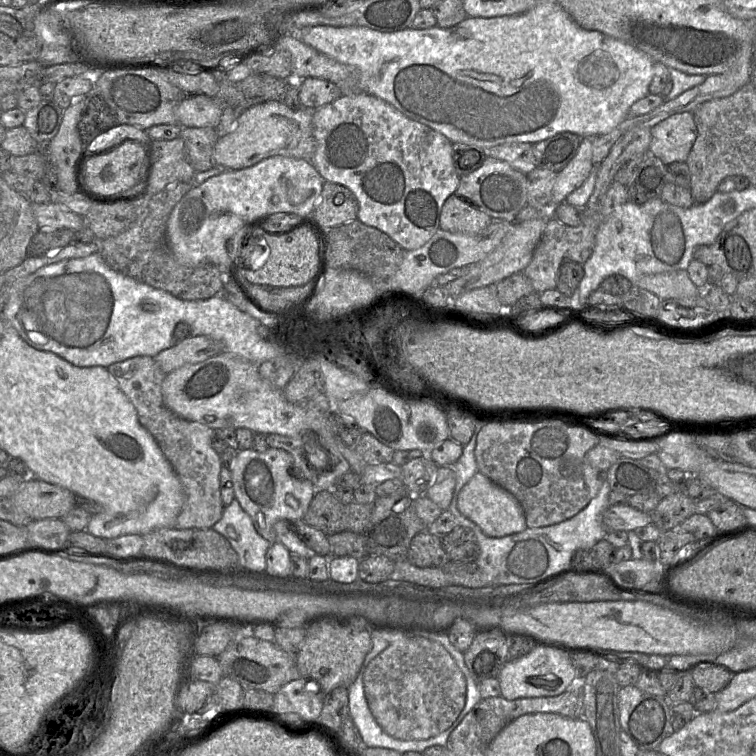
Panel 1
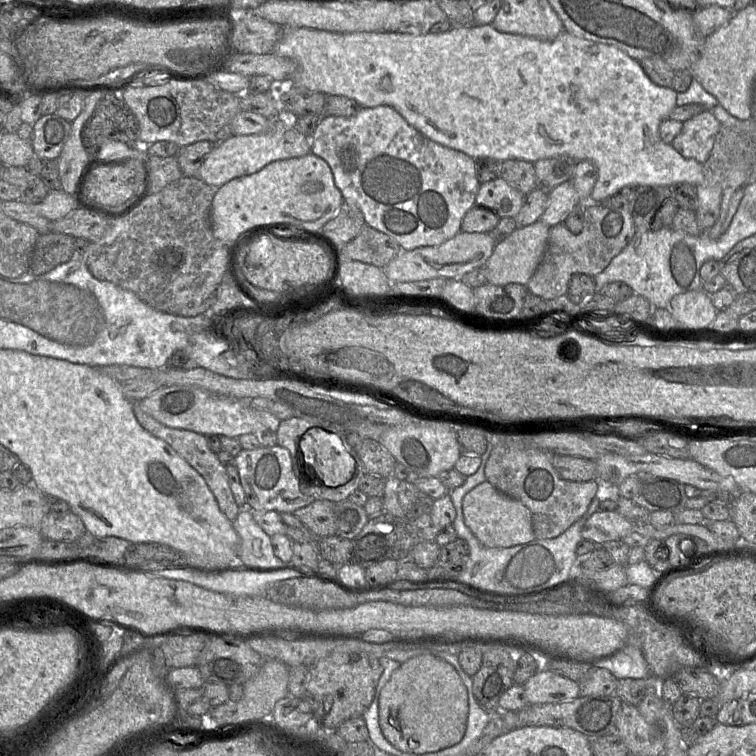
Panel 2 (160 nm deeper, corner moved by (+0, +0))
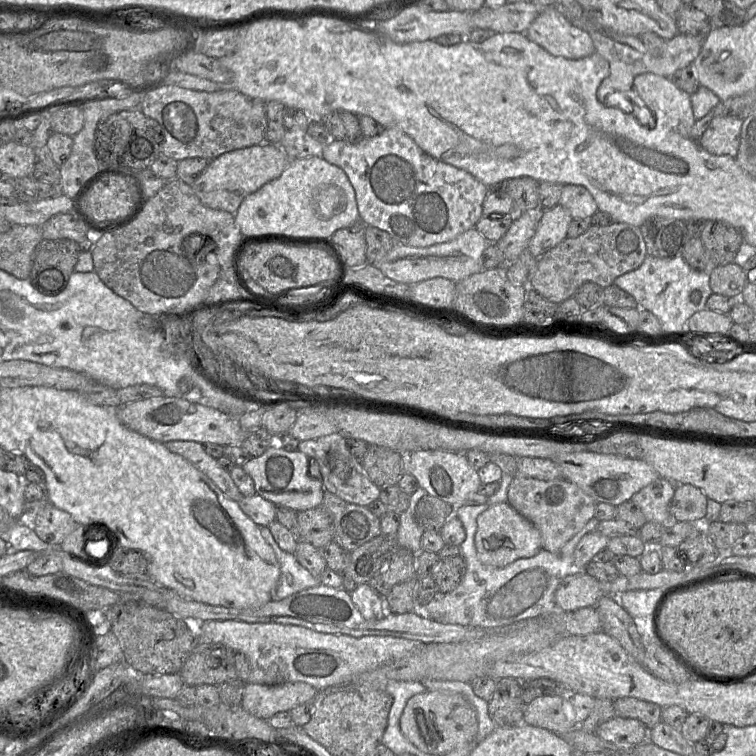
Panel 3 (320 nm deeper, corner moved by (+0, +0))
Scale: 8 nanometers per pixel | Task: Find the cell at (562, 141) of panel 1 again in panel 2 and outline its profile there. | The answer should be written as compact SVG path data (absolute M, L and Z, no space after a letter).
M568 156L545 158L533 163L536 188L549 194L556 186L570 180L577 161Z

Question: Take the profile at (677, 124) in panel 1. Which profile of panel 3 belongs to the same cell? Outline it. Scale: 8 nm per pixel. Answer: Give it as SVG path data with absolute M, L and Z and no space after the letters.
M716 117L699 137L699 144L711 154L735 157L742 124L743 119L740 118Z

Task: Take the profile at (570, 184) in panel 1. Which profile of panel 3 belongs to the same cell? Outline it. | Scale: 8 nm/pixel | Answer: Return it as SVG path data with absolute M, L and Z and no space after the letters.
M560 204L543 210L535 234L528 244L528 252L538 259L557 246L567 237L571 221L570 213Z

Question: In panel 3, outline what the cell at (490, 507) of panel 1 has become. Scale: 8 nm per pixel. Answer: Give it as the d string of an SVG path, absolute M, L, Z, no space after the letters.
M507 502L492 504L478 516L474 543L481 563L497 568L518 559L531 558L542 549L539 530Z

